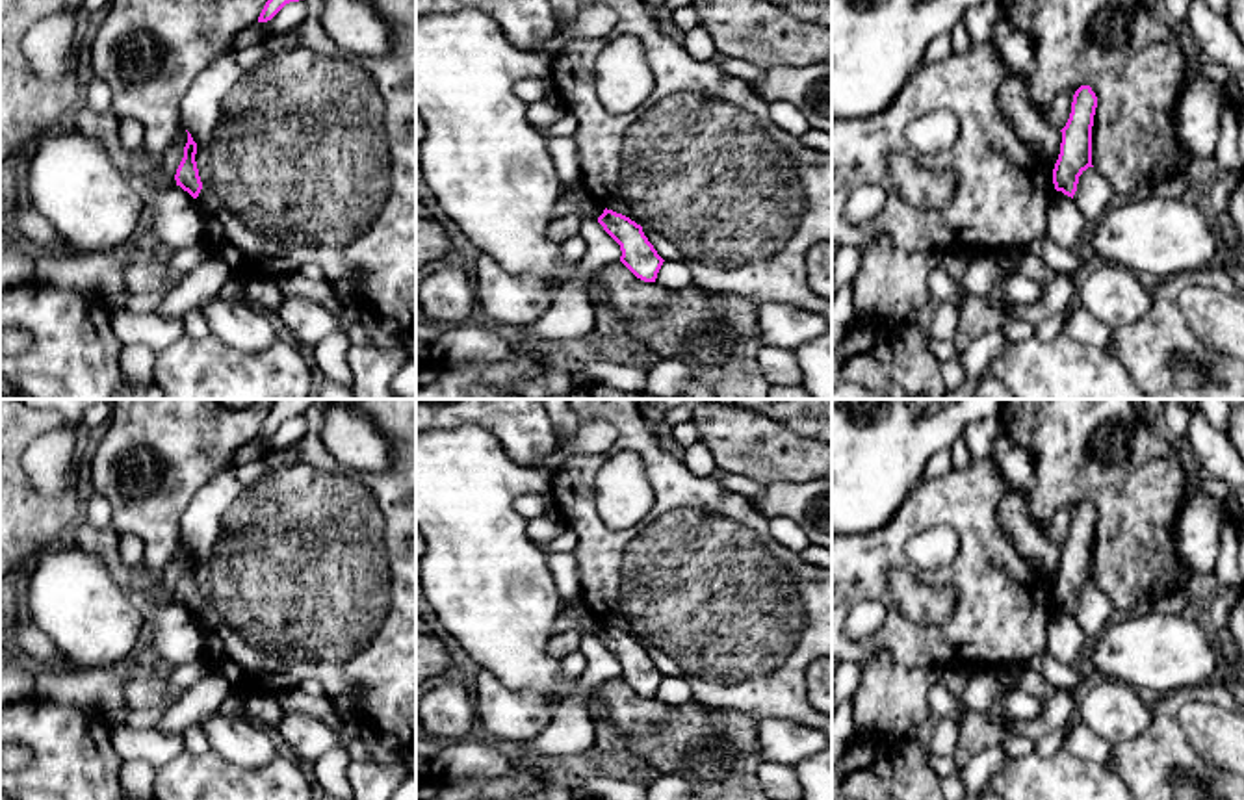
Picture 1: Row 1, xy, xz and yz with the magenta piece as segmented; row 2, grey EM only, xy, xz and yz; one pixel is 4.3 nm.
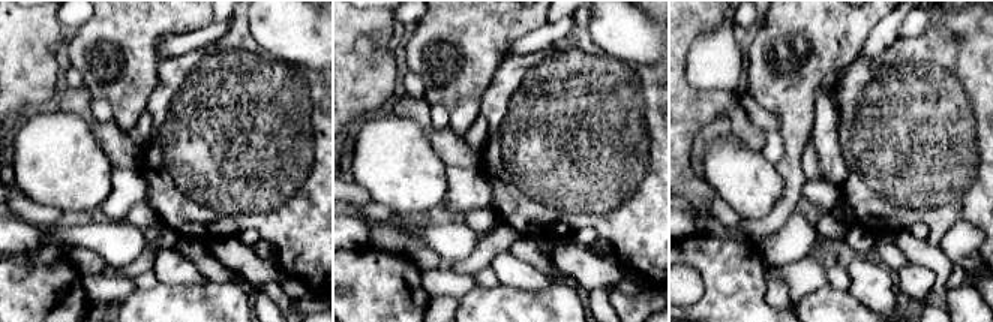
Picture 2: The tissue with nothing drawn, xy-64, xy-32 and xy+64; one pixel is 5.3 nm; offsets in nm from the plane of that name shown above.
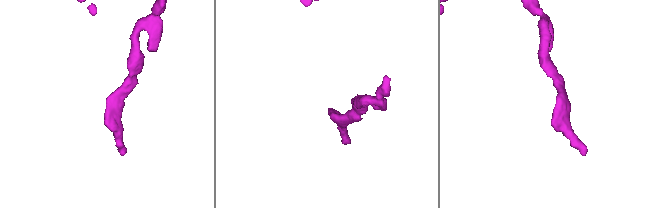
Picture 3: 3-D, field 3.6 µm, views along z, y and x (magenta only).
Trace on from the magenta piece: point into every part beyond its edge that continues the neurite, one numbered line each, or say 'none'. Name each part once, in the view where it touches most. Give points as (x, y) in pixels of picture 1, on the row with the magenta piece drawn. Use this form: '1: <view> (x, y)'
none

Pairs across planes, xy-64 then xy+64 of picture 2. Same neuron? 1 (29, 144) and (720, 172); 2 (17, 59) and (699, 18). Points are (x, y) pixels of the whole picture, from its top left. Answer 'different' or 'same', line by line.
1: same
2: same

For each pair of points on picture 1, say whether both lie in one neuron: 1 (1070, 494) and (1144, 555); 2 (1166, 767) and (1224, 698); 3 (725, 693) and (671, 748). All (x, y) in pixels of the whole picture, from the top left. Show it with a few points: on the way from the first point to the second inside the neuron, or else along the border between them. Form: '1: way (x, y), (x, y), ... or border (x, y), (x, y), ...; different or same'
1: way (1090, 494), (1135, 535); same
2: way (1166, 739), (1166, 713), (1183, 696), (1196, 695); same
3: border (693, 700), (712, 708), (736, 709), (754, 719); different

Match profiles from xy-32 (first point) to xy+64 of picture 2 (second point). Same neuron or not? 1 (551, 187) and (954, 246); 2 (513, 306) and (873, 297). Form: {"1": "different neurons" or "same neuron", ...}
{"1": "different neurons", "2": "different neurons"}

